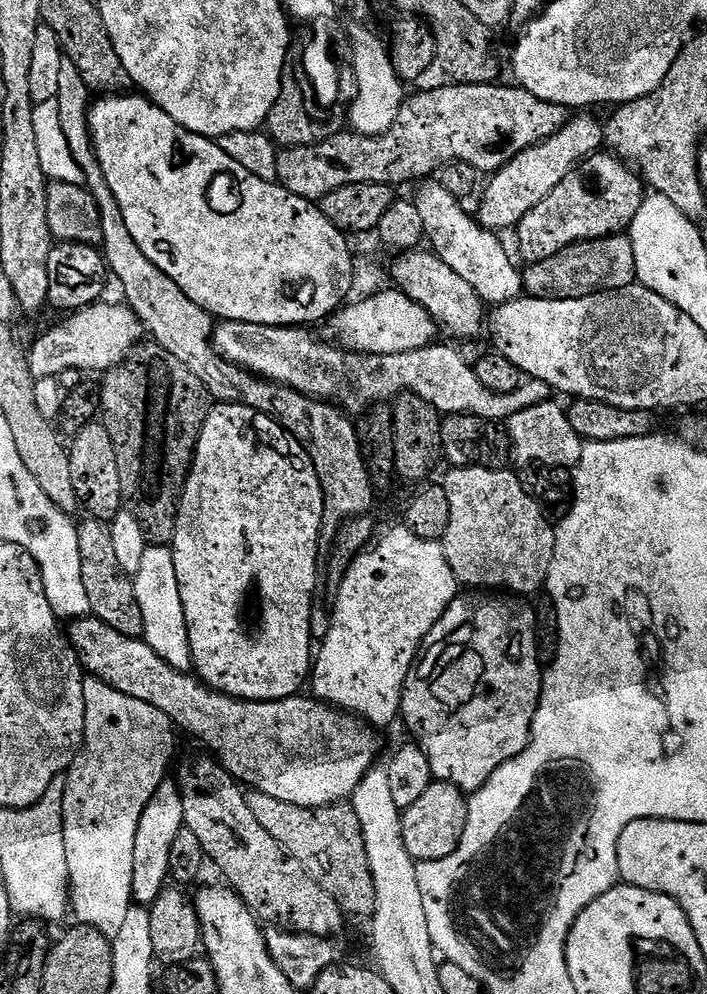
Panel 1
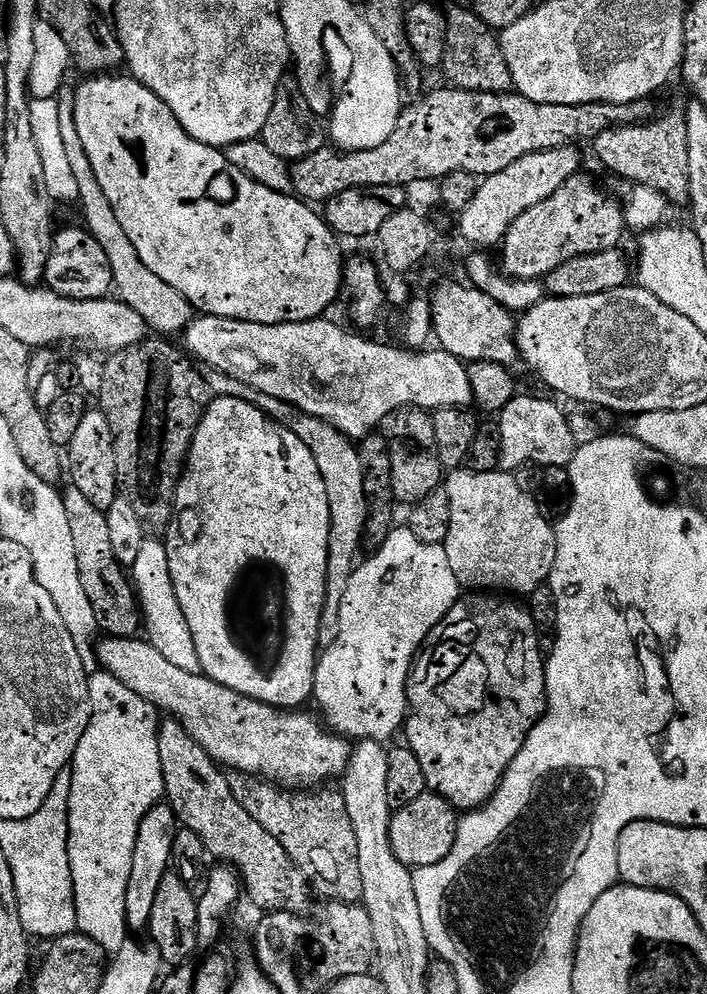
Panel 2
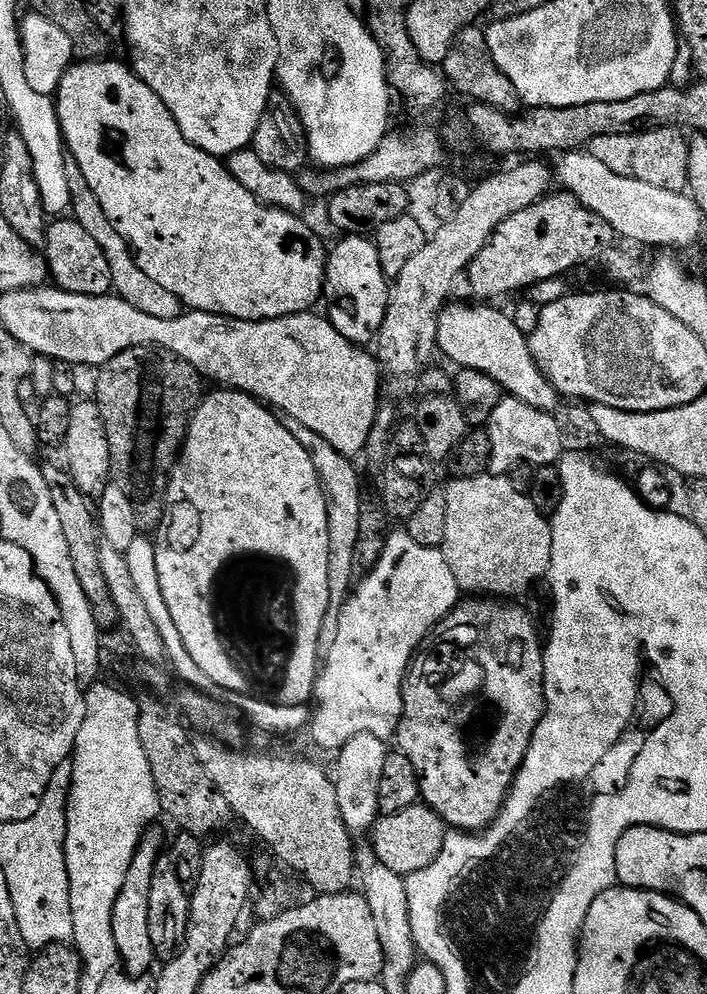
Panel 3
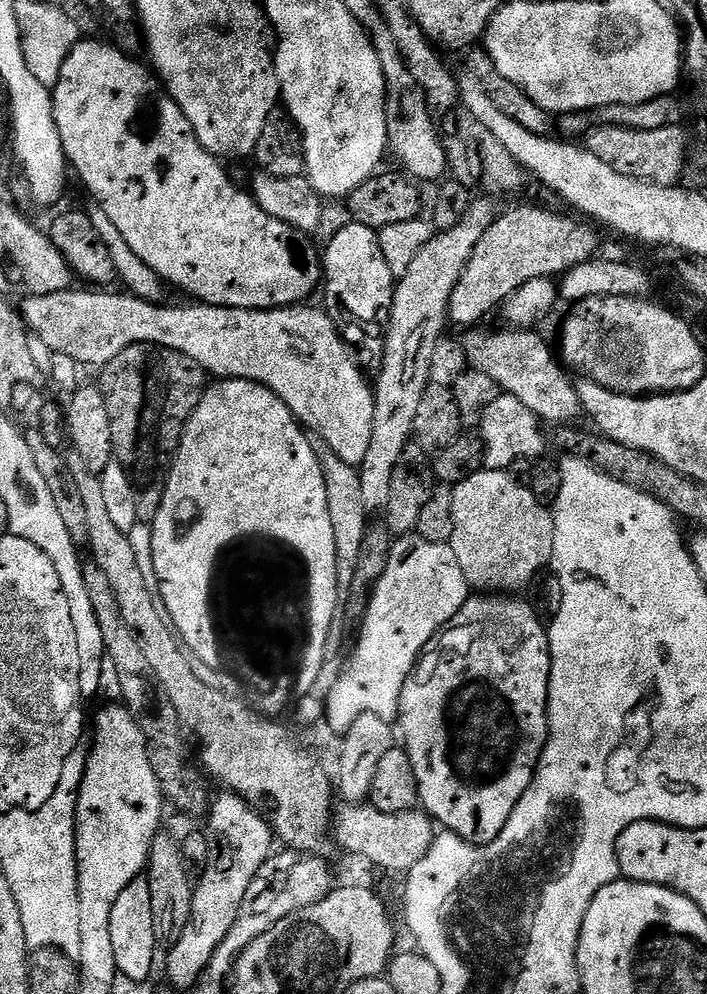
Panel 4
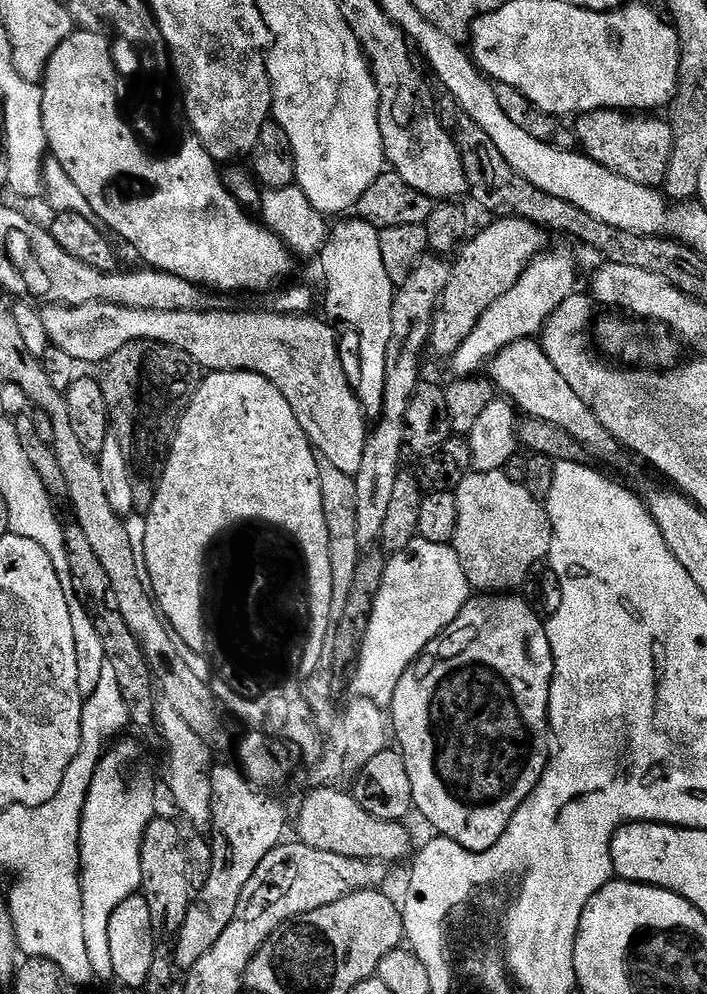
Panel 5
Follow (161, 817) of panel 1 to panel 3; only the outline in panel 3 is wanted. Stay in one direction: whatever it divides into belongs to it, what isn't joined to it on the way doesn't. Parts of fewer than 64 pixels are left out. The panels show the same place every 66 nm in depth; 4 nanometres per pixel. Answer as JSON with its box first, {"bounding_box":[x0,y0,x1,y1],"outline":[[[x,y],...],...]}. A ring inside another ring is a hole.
{"bounding_box":[112,826,164,977],"outline":[[[153,826],[144,834],[138,850],[134,854],[134,862],[130,862],[130,874],[126,874],[126,882],[122,882],[122,894],[118,894],[118,902],[114,902],[112,925],[114,926],[114,942],[116,954],[128,966],[127,971],[134,977],[143,977],[151,973],[152,960],[157,959],[156,951],[150,940],[150,890],[154,886],[156,863],[162,858],[160,852],[164,848],[164,836]]]}

